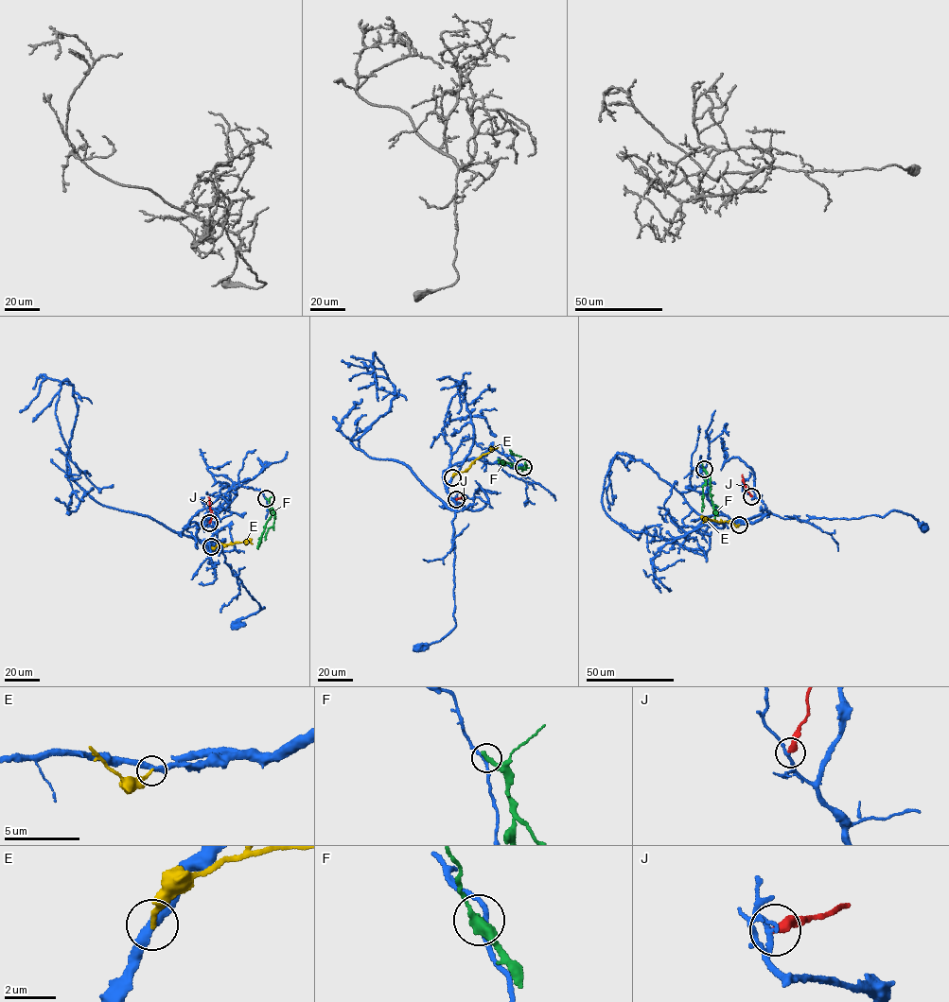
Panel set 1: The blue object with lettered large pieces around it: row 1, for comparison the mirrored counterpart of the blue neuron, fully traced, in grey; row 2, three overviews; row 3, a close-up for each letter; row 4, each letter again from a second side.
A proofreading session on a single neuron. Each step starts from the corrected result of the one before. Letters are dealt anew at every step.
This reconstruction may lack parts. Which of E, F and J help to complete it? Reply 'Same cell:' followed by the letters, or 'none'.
Same cell: none

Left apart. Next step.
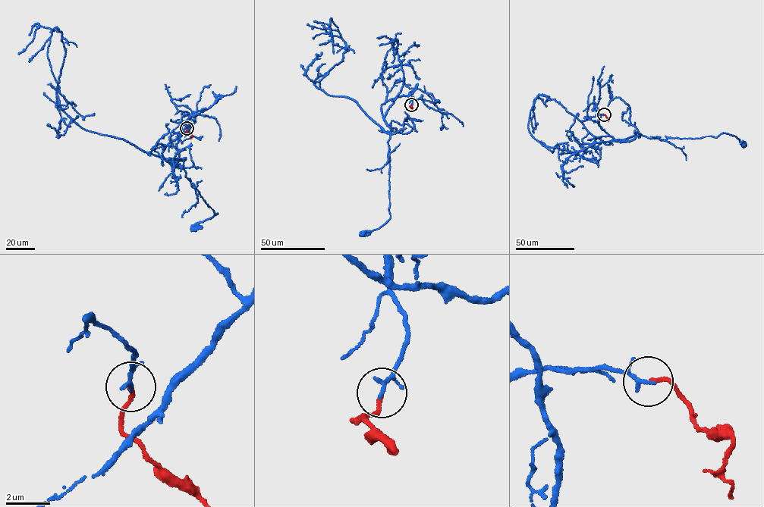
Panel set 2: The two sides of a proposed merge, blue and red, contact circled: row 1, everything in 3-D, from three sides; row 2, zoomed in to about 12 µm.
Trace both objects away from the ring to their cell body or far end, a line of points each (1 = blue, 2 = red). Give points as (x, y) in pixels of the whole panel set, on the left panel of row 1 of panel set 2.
1: (187, 127), (183, 123), (189, 130), (162, 153), (171, 165), (183, 166), (191, 186), (218, 214), (194, 227)
2: (187, 127), (187, 130), (192, 136), (190, 139)

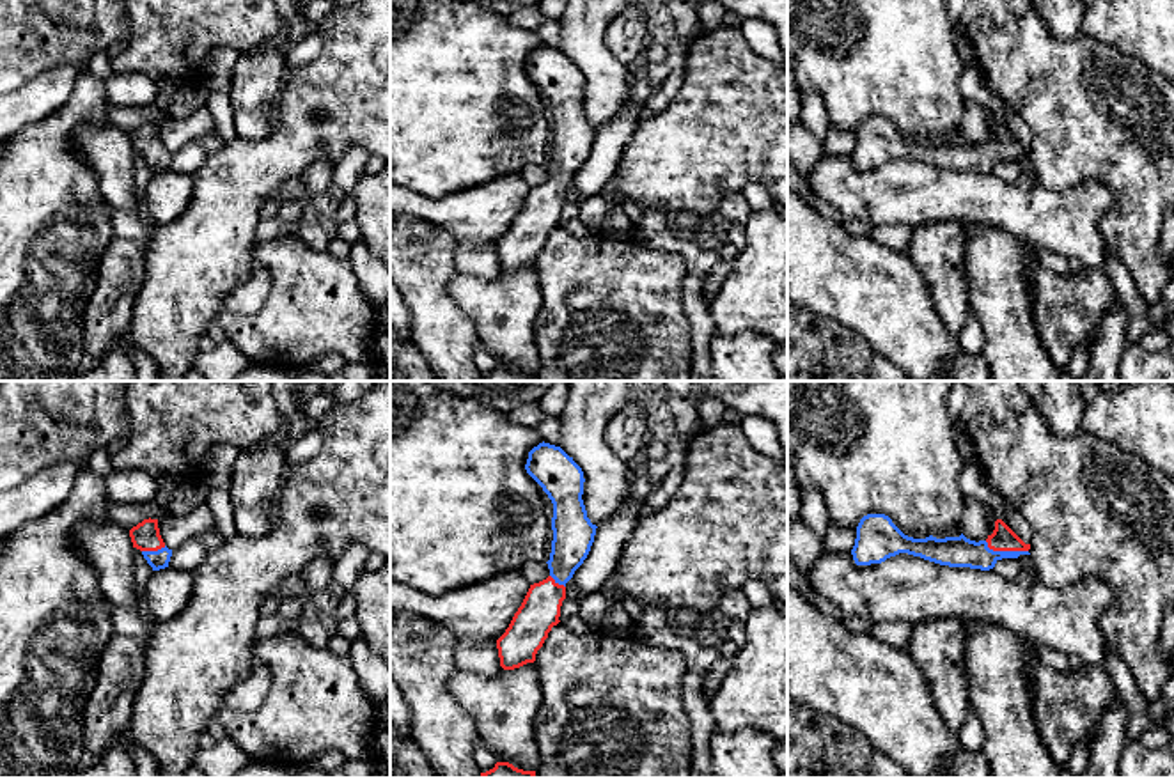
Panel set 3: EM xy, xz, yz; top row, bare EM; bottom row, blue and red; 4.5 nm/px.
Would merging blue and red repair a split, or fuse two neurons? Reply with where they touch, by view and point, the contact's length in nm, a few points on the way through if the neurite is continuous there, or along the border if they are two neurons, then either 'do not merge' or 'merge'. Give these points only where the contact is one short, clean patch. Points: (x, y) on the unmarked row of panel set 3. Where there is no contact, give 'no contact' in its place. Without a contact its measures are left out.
meets blue in yz at (1006, 155); contact 200 nm long; merge

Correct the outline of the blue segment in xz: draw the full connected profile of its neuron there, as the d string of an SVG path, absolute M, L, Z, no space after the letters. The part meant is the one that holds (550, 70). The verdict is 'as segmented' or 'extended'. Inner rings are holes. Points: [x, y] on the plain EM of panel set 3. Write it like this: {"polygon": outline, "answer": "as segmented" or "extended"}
{"polygon": "M539 46L528 55L527 76L553 106L550 179L530 188L505 236L497 243L500 269L514 273L536 264L548 236L560 223L566 186L587 161L596 128L582 103L583 74L560 50Z", "answer": "extended"}

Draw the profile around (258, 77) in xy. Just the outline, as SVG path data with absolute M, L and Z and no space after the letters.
M284 39L270 41L239 57L231 82L238 138L262 140L270 135L286 73L287 43Z

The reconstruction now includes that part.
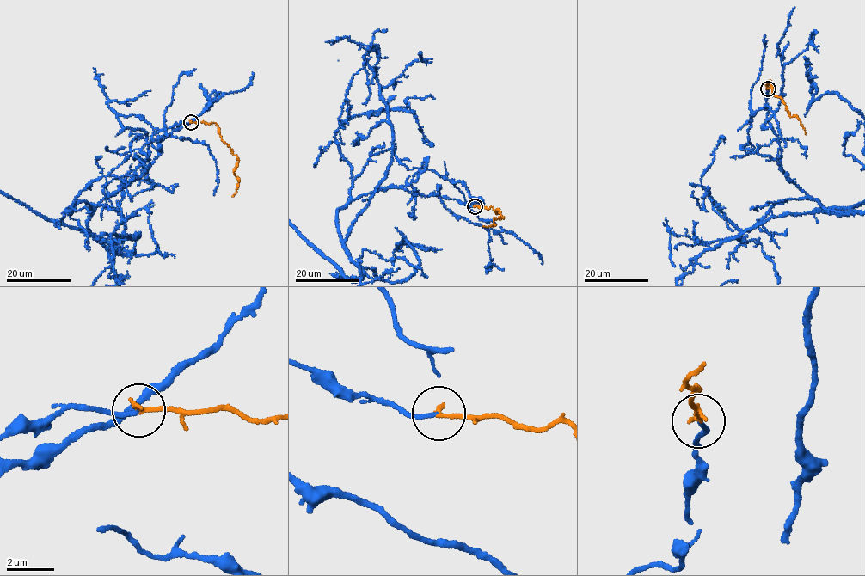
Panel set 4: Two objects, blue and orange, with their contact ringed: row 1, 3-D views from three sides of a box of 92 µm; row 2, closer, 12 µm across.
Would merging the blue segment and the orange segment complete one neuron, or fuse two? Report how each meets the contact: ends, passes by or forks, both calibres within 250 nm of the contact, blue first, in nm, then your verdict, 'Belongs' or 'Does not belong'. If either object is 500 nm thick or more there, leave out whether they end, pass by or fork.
At the ring blue ends. At the ring orange ends. Thickness 160 nm (blue) against 240 nm. Belongs

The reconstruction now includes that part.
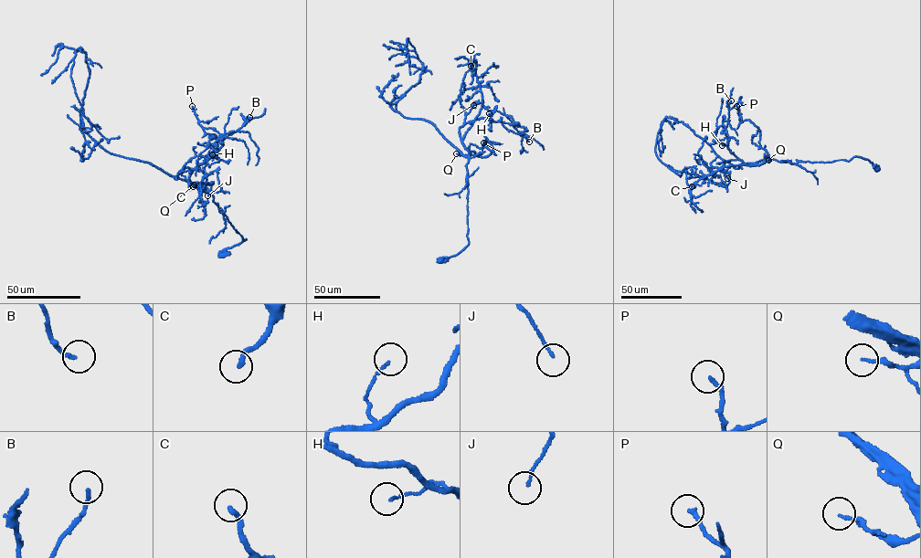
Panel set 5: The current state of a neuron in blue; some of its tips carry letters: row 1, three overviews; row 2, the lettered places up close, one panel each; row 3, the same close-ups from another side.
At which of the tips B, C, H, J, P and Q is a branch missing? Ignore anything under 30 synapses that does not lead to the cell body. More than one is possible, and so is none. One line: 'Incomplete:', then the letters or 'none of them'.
Incomplete: C

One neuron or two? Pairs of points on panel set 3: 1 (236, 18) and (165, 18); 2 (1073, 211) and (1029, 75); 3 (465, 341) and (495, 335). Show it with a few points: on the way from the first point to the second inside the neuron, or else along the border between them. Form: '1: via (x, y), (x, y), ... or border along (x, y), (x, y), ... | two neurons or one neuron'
1: via (219, 18), (183, 18) | one neuron
2: border along (1038, 181), (1059, 190), (1086, 181), (1107, 185) | two neurons
3: border along (456, 303), (472, 321), (479, 342) | two neurons

